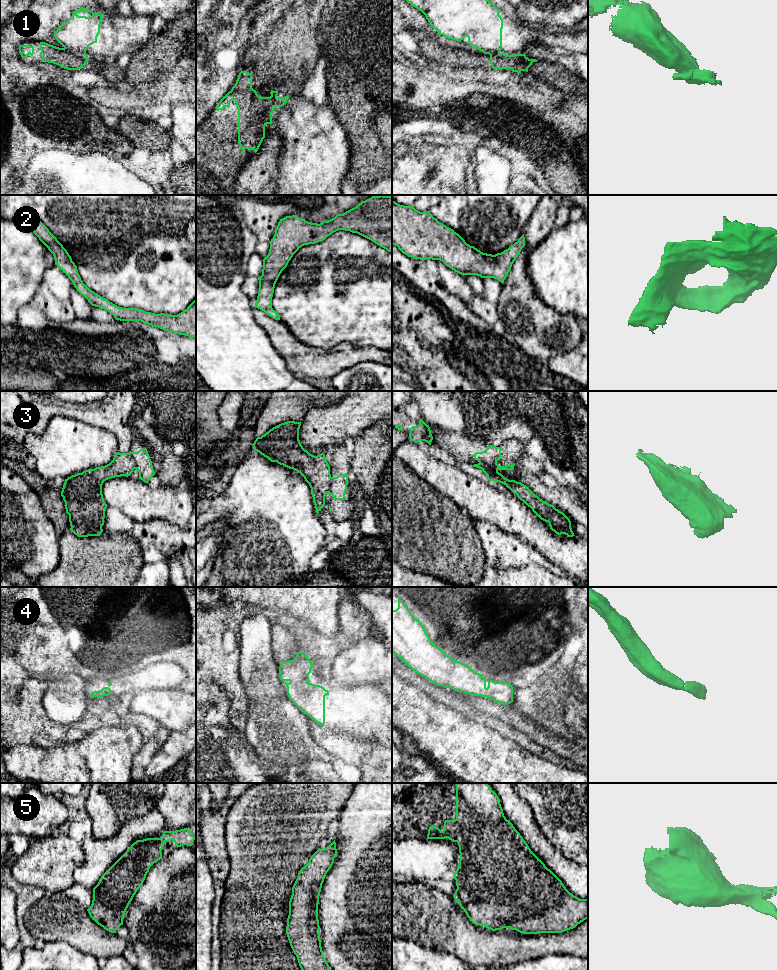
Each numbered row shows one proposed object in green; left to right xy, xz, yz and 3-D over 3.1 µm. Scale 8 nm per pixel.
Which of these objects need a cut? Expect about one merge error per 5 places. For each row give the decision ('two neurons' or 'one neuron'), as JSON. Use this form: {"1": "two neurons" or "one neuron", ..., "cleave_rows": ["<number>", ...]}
{"1": "two neurons", "2": "one neuron", "3": "two neurons", "4": "one neuron", "5": "one neuron", "cleave_rows": ["1", "3"]}

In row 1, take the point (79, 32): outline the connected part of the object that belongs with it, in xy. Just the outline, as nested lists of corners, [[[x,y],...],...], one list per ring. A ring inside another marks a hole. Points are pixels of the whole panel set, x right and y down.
[[[80,8],[55,31],[54,37],[66,50],[87,56],[86,50],[89,46],[97,43],[104,16],[107,15]]]

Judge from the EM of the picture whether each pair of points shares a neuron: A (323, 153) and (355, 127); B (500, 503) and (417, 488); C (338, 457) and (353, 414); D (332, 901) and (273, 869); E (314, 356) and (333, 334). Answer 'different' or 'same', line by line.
A: different
B: different
C: different
D: different
E: different

